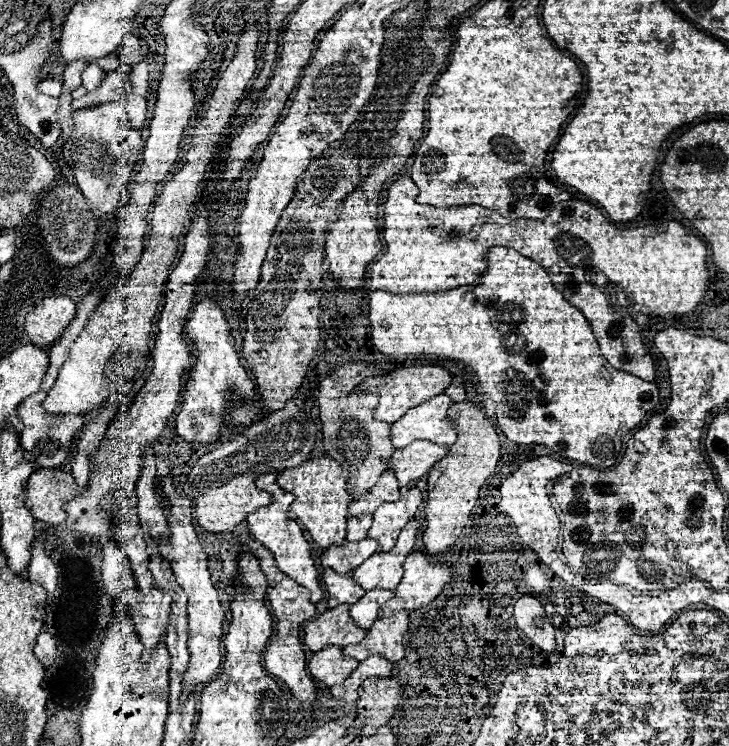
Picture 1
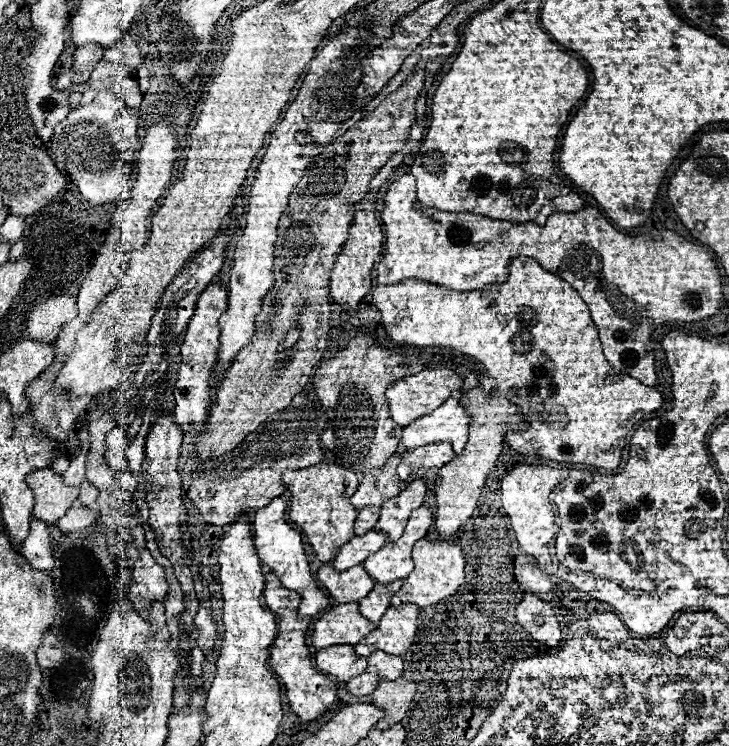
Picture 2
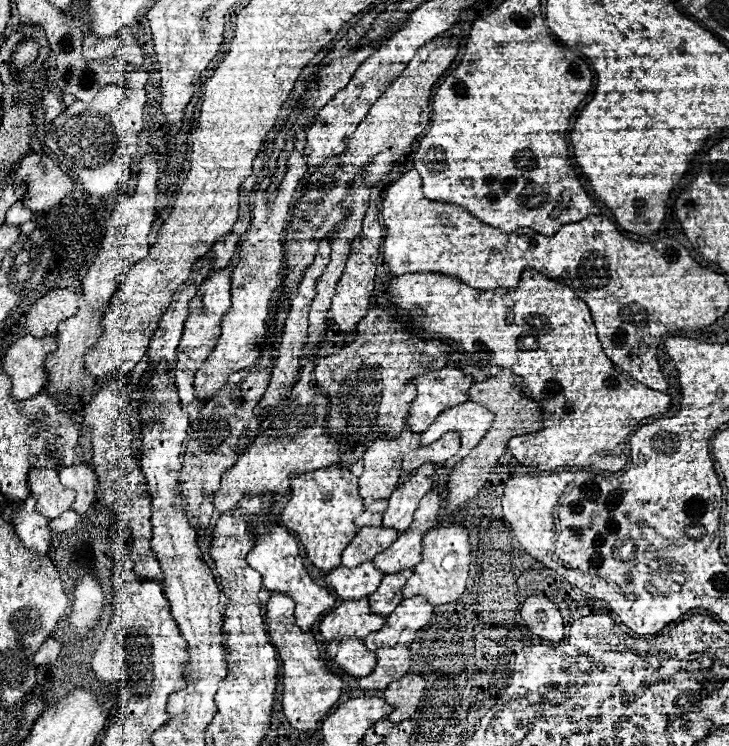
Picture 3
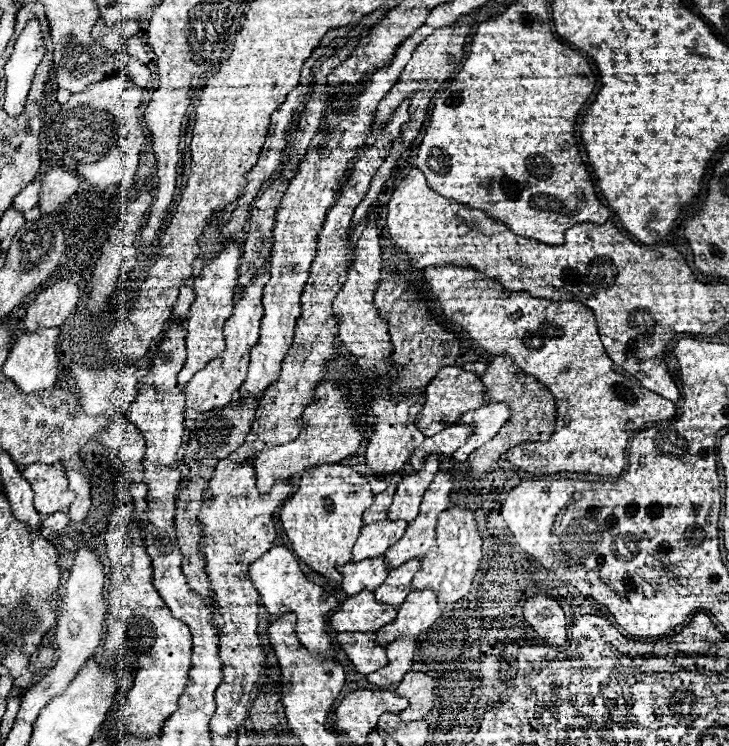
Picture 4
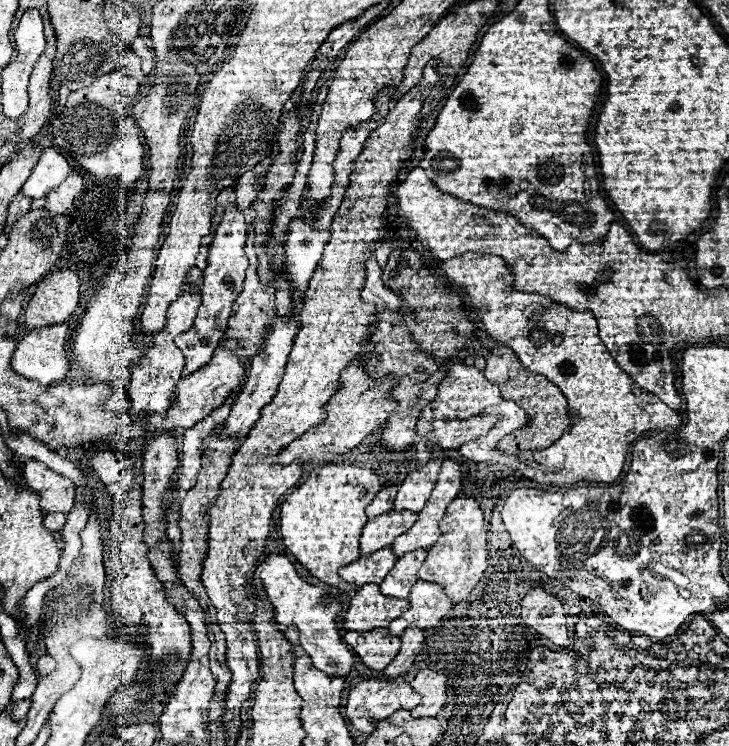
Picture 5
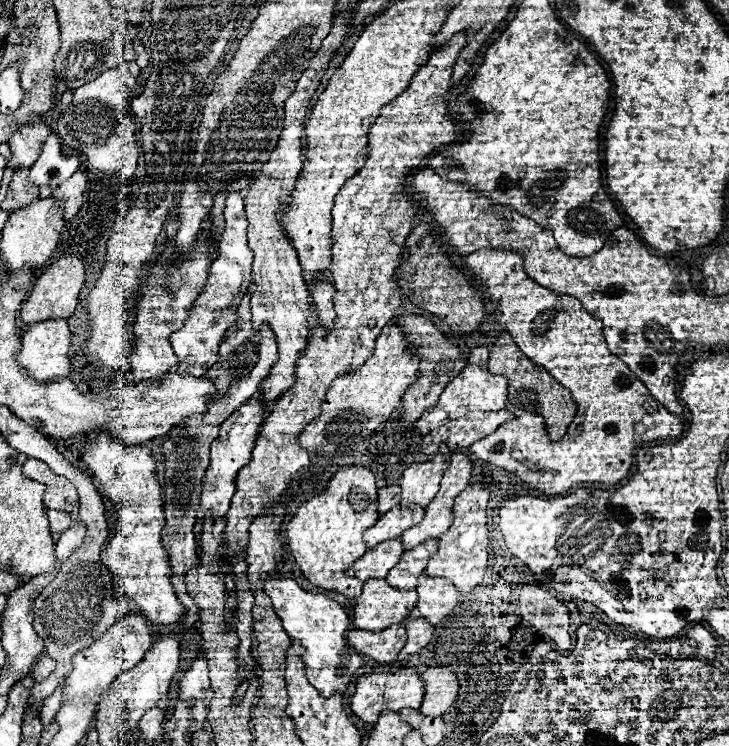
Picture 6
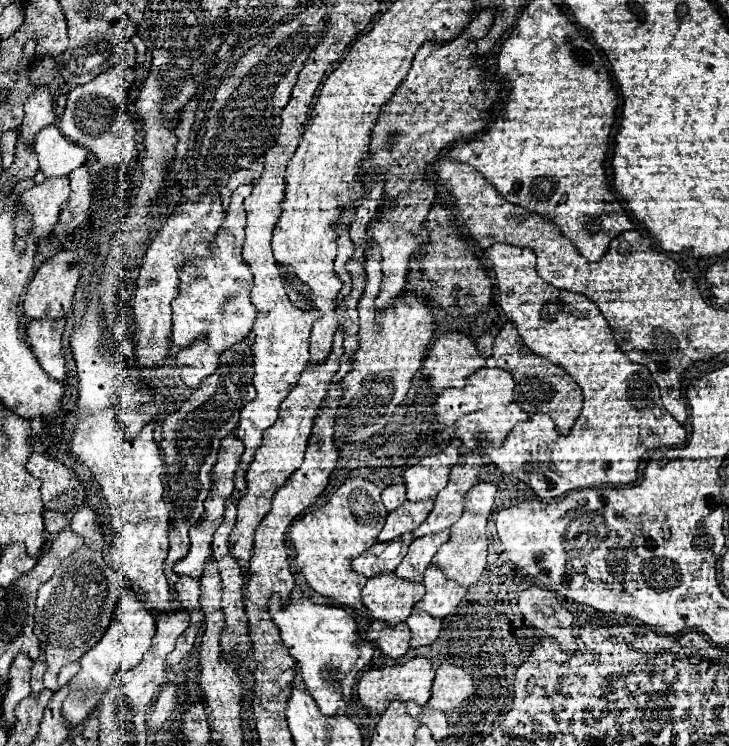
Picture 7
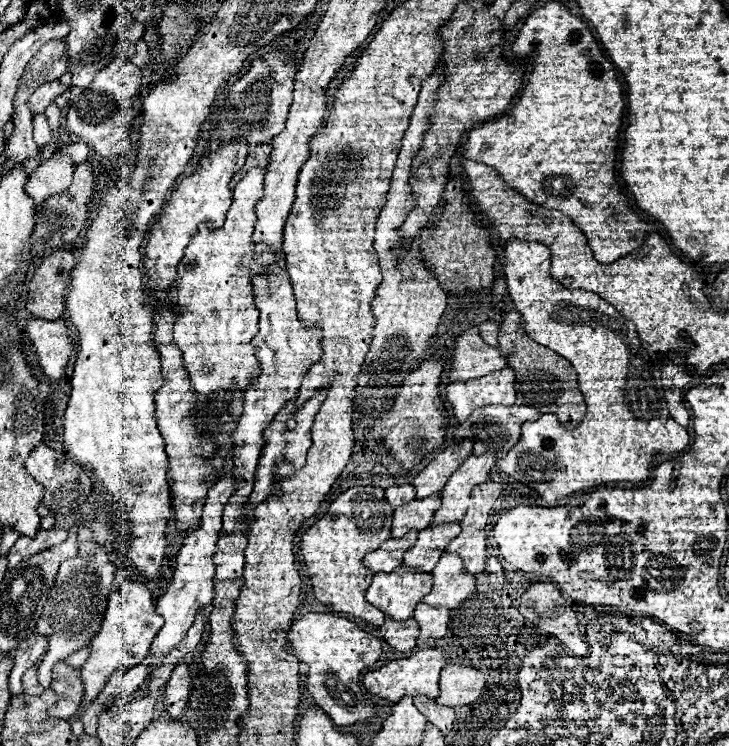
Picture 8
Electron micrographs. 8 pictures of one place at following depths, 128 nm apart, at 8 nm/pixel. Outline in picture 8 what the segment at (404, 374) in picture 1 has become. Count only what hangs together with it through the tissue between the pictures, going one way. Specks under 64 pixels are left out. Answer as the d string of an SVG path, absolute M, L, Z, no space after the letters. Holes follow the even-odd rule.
M510 368L490 372L482 378L452 382L446 386L446 402L458 422L464 422L476 408L488 404L514 404L514 372Z

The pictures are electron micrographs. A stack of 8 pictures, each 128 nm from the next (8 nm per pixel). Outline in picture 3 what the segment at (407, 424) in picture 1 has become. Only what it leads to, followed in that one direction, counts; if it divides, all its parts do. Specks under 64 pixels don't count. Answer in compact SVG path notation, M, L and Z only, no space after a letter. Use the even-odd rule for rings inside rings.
M458 404L454 408L444 410L426 432L420 432L420 446L438 440L446 432L460 434L460 450L456 454L456 462L466 458L468 452L482 440L486 428L490 426L492 416L484 406L478 404Z

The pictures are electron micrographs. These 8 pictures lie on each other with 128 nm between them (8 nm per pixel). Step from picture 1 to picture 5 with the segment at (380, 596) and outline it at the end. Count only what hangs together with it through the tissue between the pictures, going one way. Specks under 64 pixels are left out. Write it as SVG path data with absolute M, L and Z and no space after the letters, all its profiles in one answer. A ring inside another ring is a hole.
M414 550L404 554L380 584L380 592L390 598L406 600L412 586L418 582L418 570L424 558L426 558L426 550Z

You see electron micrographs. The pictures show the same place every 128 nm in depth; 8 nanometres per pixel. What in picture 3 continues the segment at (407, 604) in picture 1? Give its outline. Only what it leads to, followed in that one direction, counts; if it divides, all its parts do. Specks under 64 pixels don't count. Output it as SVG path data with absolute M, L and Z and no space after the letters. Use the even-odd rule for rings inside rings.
M444 522L434 526L426 532L422 540L422 562L414 568L412 576L408 578L406 586L402 588L404 598L424 596L432 606L450 604L462 598L468 580L468 566L470 566L470 544L468 532L460 524Z

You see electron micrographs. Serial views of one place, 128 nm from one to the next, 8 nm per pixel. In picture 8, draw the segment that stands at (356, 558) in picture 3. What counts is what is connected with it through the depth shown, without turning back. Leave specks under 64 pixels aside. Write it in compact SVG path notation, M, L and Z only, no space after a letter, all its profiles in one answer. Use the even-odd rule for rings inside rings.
M434 494L424 500L412 500L406 506L394 510L392 520L392 538L402 538L402 534L410 530L424 530L430 526L434 512L440 508L440 494Z

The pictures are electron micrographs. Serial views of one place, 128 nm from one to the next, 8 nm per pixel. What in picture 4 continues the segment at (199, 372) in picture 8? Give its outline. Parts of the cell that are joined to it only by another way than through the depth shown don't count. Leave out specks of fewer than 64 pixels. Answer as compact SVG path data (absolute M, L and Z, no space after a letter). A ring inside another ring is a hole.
M232 240L230 244L226 244L218 258L214 258L212 262L206 262L202 274L196 278L194 282L194 302L190 306L190 318L188 318L188 328L186 328L186 362L184 368L178 374L178 384L184 388L186 382L190 382L190 378L202 370L202 366L206 366L206 362L210 362L210 358L218 356L220 350L224 350L224 322L232 316L232 306L234 306L234 288L238 286L238 260L240 260L240 248L238 248L238 240Z

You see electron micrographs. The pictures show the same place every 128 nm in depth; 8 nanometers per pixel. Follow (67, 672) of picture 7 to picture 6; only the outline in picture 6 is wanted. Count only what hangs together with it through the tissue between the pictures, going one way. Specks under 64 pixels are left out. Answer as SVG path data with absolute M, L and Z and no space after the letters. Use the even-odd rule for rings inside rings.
M56 690L56 692L44 702L42 712L40 712L40 722L42 722L44 730L52 724L54 716L56 716L56 712L58 712L58 708L60 708L60 704L62 704L62 690Z

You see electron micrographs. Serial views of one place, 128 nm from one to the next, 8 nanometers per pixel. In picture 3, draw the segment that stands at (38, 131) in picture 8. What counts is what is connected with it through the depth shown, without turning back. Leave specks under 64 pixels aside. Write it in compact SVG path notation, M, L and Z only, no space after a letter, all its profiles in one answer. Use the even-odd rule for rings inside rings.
M18 200L18 202L6 212L6 222L8 222L10 226L22 226L22 224L28 222L28 220L32 220L32 212L22 206L22 200Z

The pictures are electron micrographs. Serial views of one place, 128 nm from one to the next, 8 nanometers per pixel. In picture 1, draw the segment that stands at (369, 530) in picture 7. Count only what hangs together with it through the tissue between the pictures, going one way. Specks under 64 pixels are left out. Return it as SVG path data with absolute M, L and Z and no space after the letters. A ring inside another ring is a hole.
M312 458L308 462L302 462L296 468L288 468L278 474L276 484L296 496L290 510L296 514L298 522L304 524L304 528L310 532L314 542L318 542L320 548L330 548L346 542L346 520L348 520L348 488L346 488L348 474L340 468L340 464L334 458Z

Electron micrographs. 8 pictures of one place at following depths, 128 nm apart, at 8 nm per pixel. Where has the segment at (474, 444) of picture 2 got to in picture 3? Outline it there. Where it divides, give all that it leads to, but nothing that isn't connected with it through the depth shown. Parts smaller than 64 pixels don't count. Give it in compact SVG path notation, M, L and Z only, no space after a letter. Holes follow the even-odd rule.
M500 370L496 376L492 376L484 382L472 384L472 388L468 390L468 398L470 398L470 402L478 402L478 404L486 406L494 414L494 422L492 422L492 428L482 438L482 442L466 458L462 458L448 474L448 484L446 484L448 486L448 498L446 498L448 516L458 514L466 502L476 498L476 494L488 480L486 468L492 468L496 464L496 460L502 456L508 438L538 432L544 428L542 416L540 416L542 414L540 404L522 396L522 380L518 376L514 376L510 370Z

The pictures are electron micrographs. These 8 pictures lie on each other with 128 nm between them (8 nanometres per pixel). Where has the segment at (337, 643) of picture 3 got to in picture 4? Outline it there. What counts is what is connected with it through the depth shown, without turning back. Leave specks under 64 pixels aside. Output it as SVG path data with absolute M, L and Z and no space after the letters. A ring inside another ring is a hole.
M338 634L336 636L340 648L352 660L354 668L360 674L372 674L386 666L386 650L378 646L374 634Z

